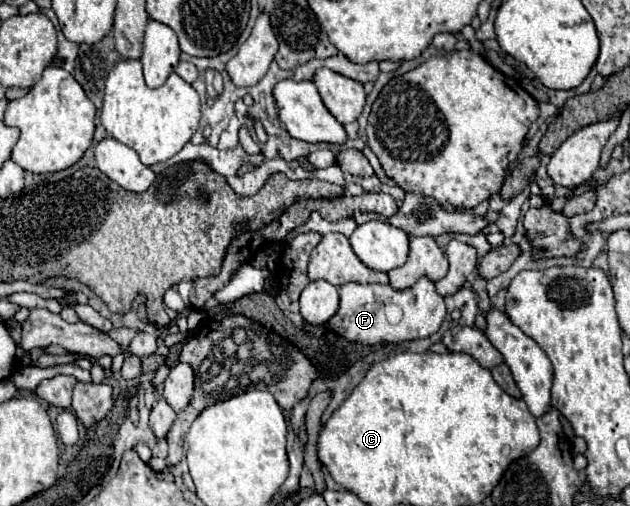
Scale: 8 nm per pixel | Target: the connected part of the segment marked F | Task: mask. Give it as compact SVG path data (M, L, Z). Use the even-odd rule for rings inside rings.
M425 277L405 291L395 291L391 289L391 285L345 283L339 287L339 295L341 295L341 305L339 305L339 311L331 317L329 327L341 337L345 337L347 341L357 341L363 345L425 339L437 333L445 319L445 301L435 291L435 283ZM393 307L401 309L401 319L397 321L389 317L389 311Z

